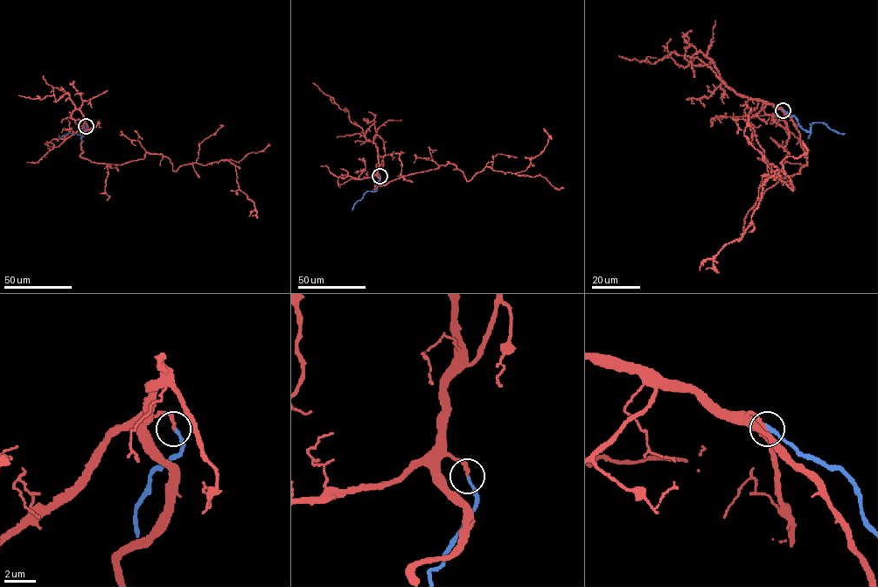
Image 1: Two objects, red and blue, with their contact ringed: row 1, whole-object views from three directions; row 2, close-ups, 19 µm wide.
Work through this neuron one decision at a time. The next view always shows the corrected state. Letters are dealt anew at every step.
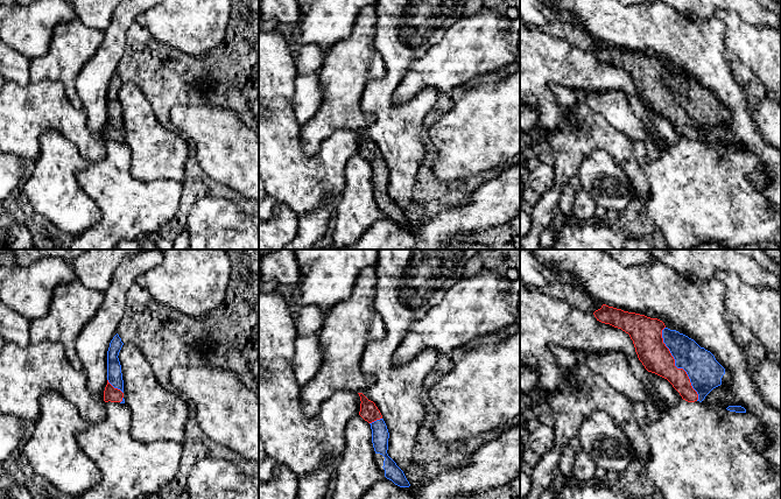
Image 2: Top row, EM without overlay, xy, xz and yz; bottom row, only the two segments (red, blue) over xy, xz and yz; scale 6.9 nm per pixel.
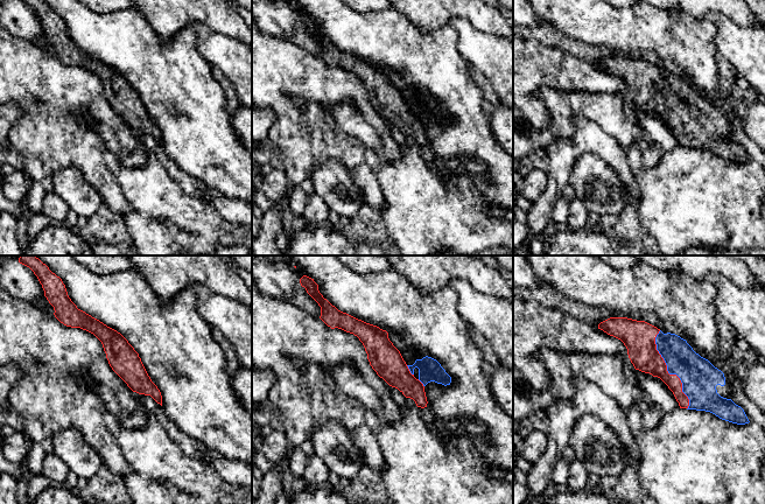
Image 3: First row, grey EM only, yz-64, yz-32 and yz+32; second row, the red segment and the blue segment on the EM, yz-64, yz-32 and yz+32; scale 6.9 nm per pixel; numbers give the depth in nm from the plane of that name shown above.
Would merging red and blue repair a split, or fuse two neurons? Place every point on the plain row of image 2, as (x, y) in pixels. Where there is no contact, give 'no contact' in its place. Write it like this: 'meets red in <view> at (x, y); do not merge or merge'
meets red in yz at (674, 104); merge

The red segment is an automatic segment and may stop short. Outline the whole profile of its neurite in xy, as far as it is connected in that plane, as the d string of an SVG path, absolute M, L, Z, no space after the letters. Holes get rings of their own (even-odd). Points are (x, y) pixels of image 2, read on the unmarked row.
M117 72L110 82L107 90L107 124L104 129L105 141L125 142L124 138L124 119L121 112L121 104L119 100L119 91L124 82Z

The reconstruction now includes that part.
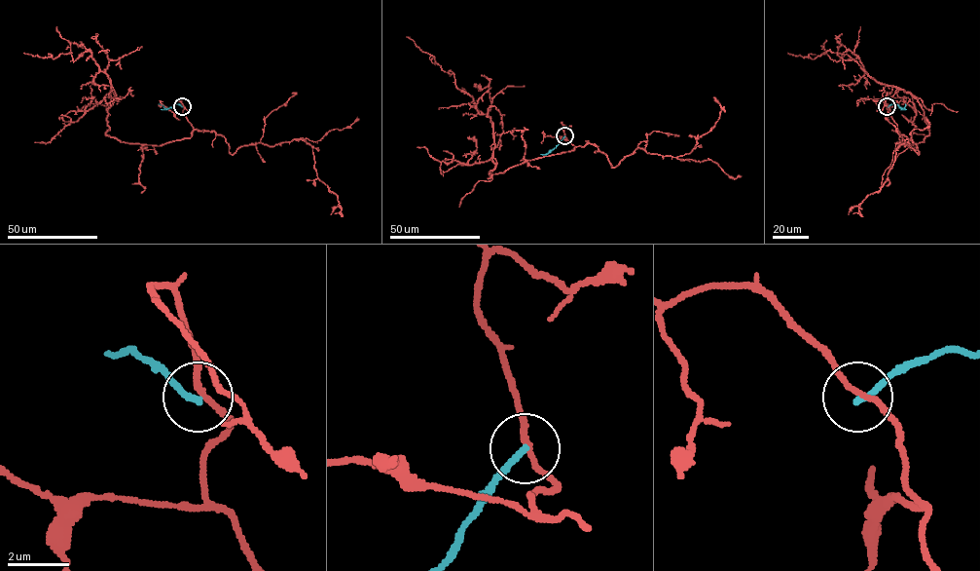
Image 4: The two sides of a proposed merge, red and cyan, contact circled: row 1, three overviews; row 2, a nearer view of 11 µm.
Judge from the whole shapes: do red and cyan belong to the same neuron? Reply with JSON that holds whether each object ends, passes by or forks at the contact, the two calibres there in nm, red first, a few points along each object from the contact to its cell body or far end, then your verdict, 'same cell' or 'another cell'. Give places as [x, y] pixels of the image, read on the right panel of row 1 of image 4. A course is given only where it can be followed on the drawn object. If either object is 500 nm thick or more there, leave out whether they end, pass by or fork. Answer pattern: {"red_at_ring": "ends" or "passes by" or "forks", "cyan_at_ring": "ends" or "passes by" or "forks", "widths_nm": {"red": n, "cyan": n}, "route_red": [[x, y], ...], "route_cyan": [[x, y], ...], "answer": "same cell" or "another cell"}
{"red_at_ring": "passes by", "cyan_at_ring": "ends", "widths_nm": {"red": 170, "cyan": 220}, "route_red": [[887, 106], [909, 146], [928, 135], [917, 100], [875, 80], [849, 50], [837, 61], [788, 53]], "route_cyan": [[887, 106], [893, 104], [904, 108], [905, 104]], "answer": "another cell"}

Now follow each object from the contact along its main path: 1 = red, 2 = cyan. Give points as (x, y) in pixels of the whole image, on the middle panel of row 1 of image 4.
1: (564, 135), (572, 150), (526, 160), (489, 178), (495, 166), (493, 124), (456, 86), (453, 73), (406, 37)
2: (564, 135), (557, 146), (541, 154)

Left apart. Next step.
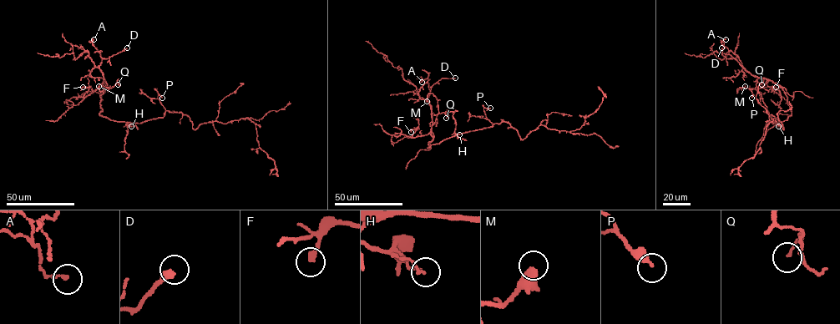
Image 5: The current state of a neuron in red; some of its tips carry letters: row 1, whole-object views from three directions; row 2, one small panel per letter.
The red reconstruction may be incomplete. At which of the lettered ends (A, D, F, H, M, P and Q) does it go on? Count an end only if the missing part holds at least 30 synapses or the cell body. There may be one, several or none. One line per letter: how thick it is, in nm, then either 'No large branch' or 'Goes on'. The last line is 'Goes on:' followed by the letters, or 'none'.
A: Thickness 120 nm. No large branch
D: Thickness 340 nm. No large branch
F: Thickness 280 nm. No large branch
H: Thickness 130 nm. No large branch
M: Thickness 480 nm. No large branch
P: Thickness 340 nm. No large branch
Q: Thickness 100 nm. No large branch
Goes on: none

